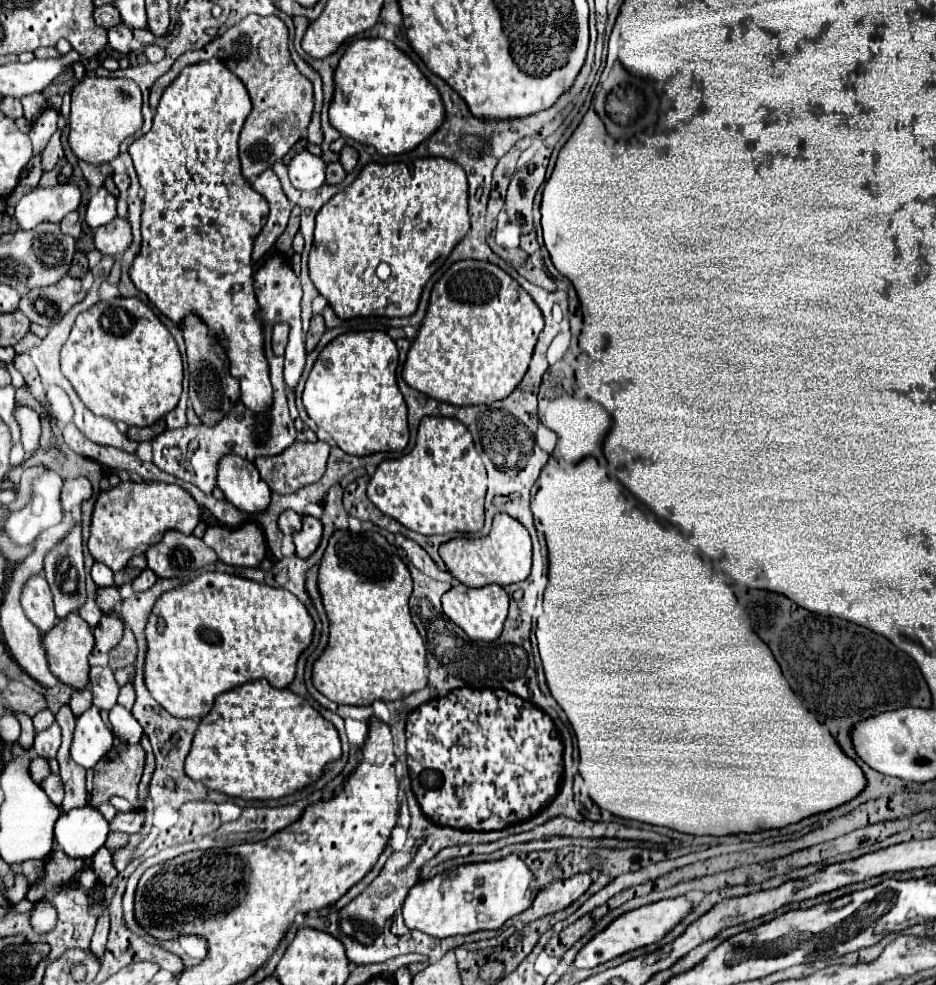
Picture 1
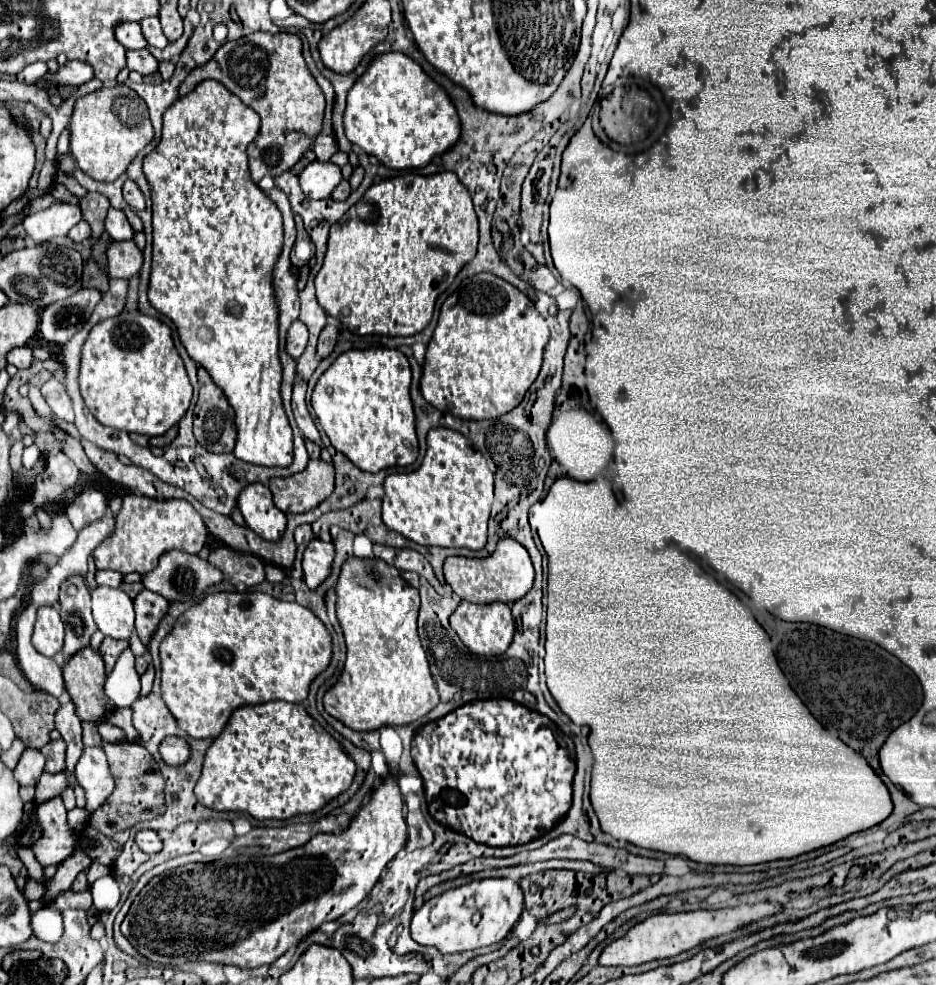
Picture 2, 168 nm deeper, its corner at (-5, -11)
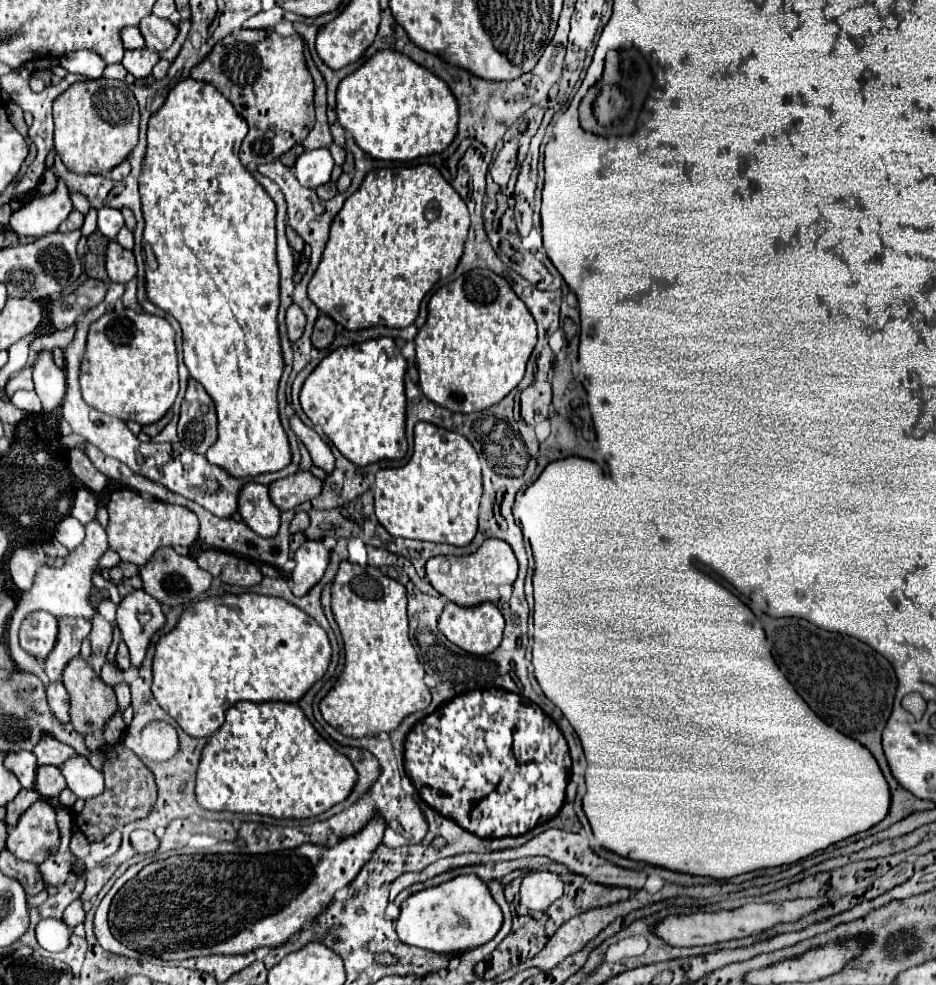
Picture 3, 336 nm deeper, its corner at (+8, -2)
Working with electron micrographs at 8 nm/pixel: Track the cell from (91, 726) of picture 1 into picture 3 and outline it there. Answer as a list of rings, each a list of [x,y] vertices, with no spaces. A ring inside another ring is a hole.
[[[84,756],[70,758],[62,768],[62,776],[68,782],[68,788],[82,800],[100,796],[104,792],[104,776]]]

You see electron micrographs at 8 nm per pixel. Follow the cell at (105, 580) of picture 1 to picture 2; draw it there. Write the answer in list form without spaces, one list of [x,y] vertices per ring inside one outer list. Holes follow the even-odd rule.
[[[97,571],[95,577],[97,577],[99,585],[107,585],[107,587],[119,587],[123,581],[123,575],[115,573],[115,571]]]

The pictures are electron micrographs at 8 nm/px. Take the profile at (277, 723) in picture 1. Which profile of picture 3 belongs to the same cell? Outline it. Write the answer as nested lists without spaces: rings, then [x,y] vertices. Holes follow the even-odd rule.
[[[238,702],[226,712],[224,726],[208,738],[196,774],[196,796],[206,810],[298,820],[344,802],[356,780],[352,762],[314,730],[298,704]]]

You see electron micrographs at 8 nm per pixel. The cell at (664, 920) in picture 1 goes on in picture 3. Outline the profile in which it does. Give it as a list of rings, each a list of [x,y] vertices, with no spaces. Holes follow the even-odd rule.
[[[808,898],[808,900],[786,900],[786,902],[768,902],[768,904],[748,904],[738,910],[724,910],[716,914],[690,914],[690,916],[668,916],[664,922],[656,926],[656,934],[662,936],[668,944],[672,946],[708,946],[708,944],[718,944],[718,942],[728,942],[728,940],[738,940],[746,938],[752,934],[766,932],[774,928],[776,924],[784,922],[796,922],[802,916],[832,904],[830,898]]]

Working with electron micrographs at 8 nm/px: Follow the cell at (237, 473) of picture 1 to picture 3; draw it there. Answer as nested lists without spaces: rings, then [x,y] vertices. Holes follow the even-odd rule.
[[[246,484],[242,488],[240,496],[240,508],[242,520],[264,538],[270,538],[280,528],[280,510],[274,506],[274,502],[268,496],[268,488],[260,484]]]

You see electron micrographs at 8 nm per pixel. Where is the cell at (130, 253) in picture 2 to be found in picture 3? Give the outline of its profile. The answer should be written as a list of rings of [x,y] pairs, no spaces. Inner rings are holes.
[[[110,242],[106,252],[106,270],[112,282],[120,282],[120,284],[130,282],[136,276],[134,254],[122,248],[118,242]]]

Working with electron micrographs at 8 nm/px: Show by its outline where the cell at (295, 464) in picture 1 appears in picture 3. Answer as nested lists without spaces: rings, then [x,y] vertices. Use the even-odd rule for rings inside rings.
[[[296,472],[294,476],[276,480],[268,488],[270,488],[270,498],[274,500],[274,504],[282,512],[286,512],[300,506],[302,502],[316,498],[322,490],[322,482],[314,478],[310,472]]]

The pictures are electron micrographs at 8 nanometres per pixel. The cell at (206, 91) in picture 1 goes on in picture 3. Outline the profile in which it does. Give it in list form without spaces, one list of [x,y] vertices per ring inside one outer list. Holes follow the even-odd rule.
[[[182,80],[178,82],[164,106],[150,118],[148,124],[148,150],[146,150],[146,160],[144,168],[140,174],[140,196],[142,196],[142,212],[146,220],[144,228],[144,242],[148,242],[156,254],[158,260],[158,270],[146,270],[146,292],[148,300],[156,304],[158,308],[166,310],[172,314],[184,334],[184,364],[190,372],[190,376],[204,386],[204,390],[210,394],[210,398],[216,404],[218,412],[218,440],[216,444],[206,452],[206,460],[224,472],[228,472],[232,478],[254,478],[264,472],[276,472],[286,468],[292,462],[292,452],[288,444],[288,436],[280,424],[278,416],[278,402],[276,402],[276,392],[278,392],[278,382],[282,376],[284,360],[282,360],[282,346],[280,346],[280,336],[278,336],[278,306],[280,306],[280,270],[276,262],[276,204],[268,196],[268,192],[256,182],[256,178],[242,166],[238,158],[240,144],[248,132],[246,120],[234,110],[234,106],[212,86],[206,82],[196,82],[196,80]]]

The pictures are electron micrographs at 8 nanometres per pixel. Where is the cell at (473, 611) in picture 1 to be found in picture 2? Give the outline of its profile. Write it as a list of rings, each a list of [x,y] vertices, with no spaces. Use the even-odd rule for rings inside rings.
[[[461,601],[459,607],[451,613],[449,623],[451,623],[453,631],[459,635],[459,639],[477,655],[505,653],[513,639],[513,633],[515,633],[515,621],[511,617],[511,607],[501,601],[487,603],[487,605],[475,605],[469,601]]]

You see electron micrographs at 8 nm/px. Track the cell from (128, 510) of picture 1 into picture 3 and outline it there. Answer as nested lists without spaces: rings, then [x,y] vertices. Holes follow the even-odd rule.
[[[128,488],[114,490],[110,494],[108,514],[110,522],[106,534],[110,548],[116,550],[124,562],[132,562],[136,566],[144,566],[160,546],[188,548],[198,538],[198,518],[194,516],[194,512],[182,506],[172,506],[172,504],[166,506],[162,502],[144,500],[138,492]]]

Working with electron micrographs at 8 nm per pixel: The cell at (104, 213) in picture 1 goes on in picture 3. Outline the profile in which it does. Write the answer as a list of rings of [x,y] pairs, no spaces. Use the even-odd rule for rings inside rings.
[[[104,206],[104,208],[98,210],[98,230],[100,230],[108,240],[114,240],[122,226],[124,226],[124,216],[122,216],[120,210],[108,208],[108,206]]]

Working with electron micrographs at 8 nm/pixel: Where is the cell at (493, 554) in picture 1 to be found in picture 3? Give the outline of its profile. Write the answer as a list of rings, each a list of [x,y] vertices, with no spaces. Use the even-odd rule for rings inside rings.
[[[488,538],[484,544],[468,556],[434,556],[426,562],[426,578],[440,592],[440,596],[450,602],[470,608],[484,602],[498,602],[498,588],[502,584],[514,584],[518,574],[518,560],[512,548],[504,540]],[[442,564],[448,564],[448,570],[442,572]]]

